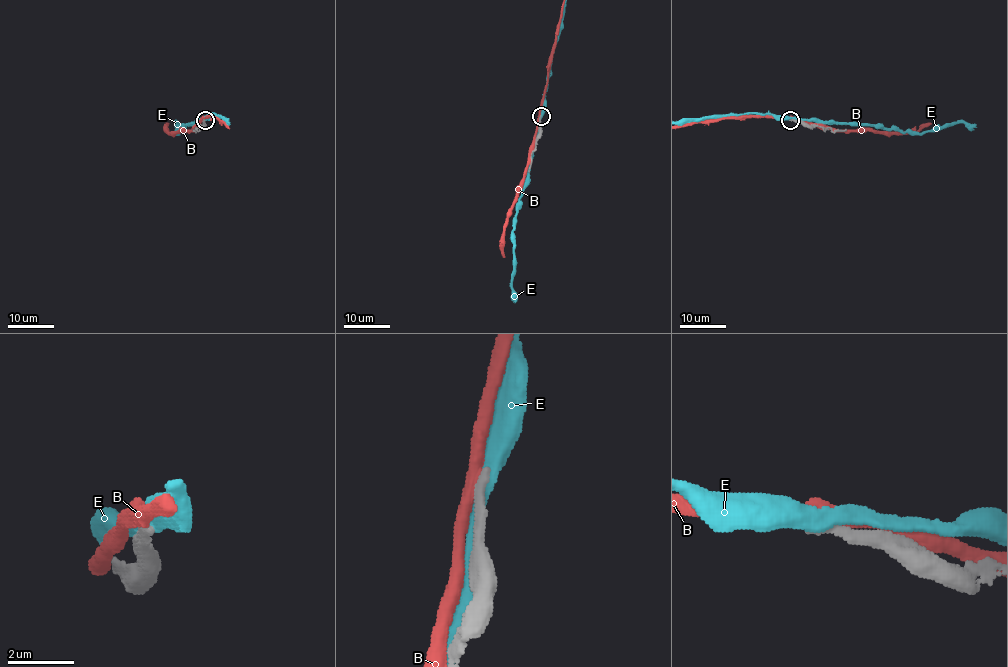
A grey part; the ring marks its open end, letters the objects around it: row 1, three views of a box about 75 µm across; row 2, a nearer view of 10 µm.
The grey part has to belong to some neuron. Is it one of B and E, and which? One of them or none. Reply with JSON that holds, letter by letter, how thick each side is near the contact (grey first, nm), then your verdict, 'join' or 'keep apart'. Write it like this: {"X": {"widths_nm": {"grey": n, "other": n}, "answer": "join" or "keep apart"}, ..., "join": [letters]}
{"B": {"widths_nm": {"grey": 320, "other": 480}, "answer": "keep apart"}, "E": {"widths_nm": {"grey": 300, "other": 400}, "answer": "keep apart"}, "join": []}

